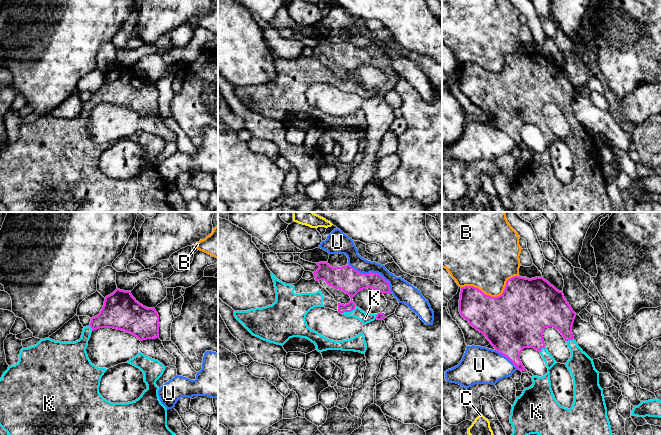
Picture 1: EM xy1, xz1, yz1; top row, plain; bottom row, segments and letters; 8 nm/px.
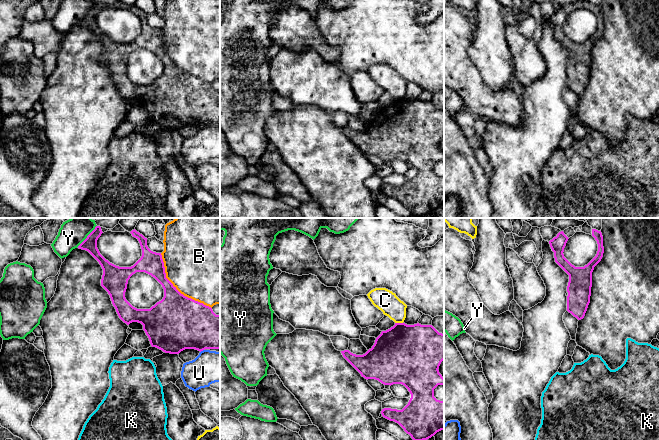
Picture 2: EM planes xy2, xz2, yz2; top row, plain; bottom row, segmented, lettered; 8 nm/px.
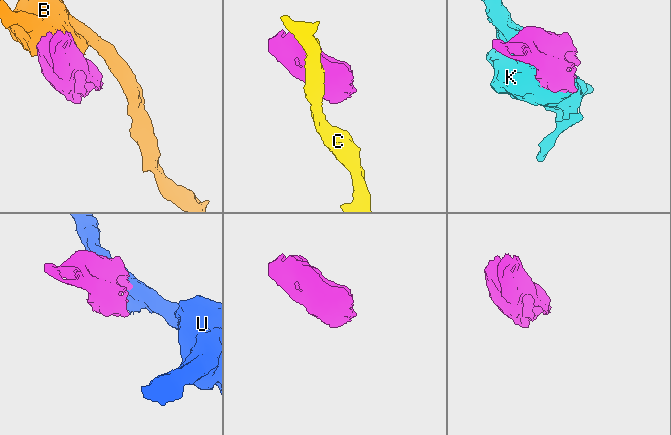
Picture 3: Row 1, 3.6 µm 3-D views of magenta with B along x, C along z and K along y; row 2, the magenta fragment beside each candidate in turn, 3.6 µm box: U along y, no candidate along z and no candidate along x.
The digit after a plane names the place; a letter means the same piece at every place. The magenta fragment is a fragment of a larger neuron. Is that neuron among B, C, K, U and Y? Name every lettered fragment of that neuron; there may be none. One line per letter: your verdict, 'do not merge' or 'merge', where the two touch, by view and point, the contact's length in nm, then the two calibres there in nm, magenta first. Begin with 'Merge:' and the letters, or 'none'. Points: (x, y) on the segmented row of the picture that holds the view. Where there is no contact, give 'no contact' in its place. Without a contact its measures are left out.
Merge: K
B: do not merge | xy2 (175, 288) | 600 nm | 400/480 nm
C: do not merge | xz2 (399, 323) | 60 nm | 460/180 nm
K: merge | xz1 (349, 311) | 140 nm | 200/90 nm
U: do not merge | xz1 (373, 273) | 420 nm | 200/150 nm
Y: do not merge | xy2 (87, 236) | 240 nm | 110/220 nm

